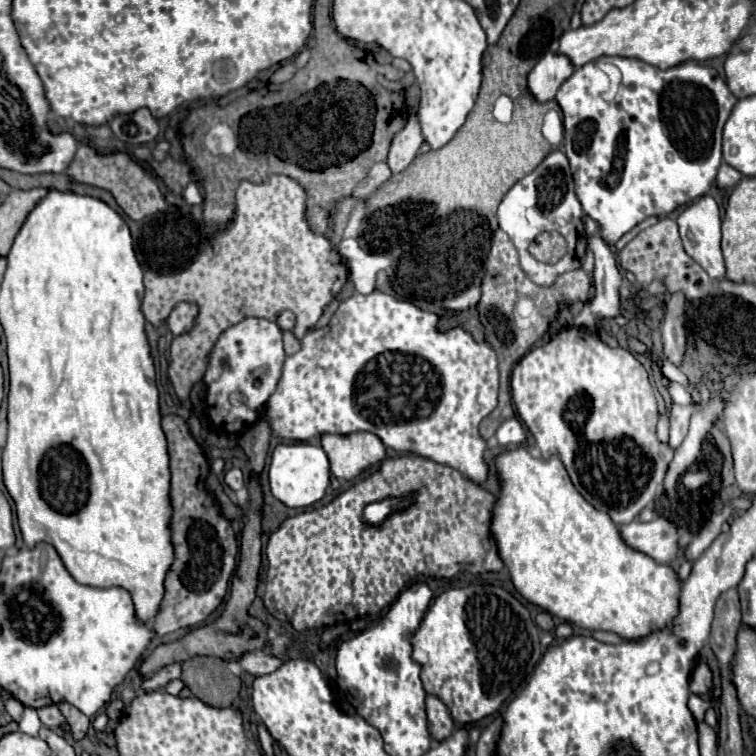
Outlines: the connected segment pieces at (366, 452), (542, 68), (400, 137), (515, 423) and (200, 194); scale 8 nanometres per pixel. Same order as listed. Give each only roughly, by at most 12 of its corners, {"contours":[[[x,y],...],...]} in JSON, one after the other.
{"contours":[[[374,433],[322,435],[336,479],[350,481],[384,459]],[[548,51],[528,75],[536,101],[554,101],[574,73],[566,55]],[[418,117],[392,143],[388,165],[392,173],[404,171],[422,145]],[[516,417],[506,419],[496,429],[502,447],[520,445],[526,439]],[[198,183],[184,189],[184,199],[194,205],[204,201],[204,189]]]}

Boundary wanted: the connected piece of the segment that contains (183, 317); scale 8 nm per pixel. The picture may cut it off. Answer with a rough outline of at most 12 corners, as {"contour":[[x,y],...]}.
{"contour":[[178,303],[170,315],[174,335],[196,325],[198,307]]}

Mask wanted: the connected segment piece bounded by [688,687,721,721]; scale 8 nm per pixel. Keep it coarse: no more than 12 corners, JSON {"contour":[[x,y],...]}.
{"contour":[[713,687],[707,698],[690,695],[688,707],[696,721],[704,719],[706,709],[721,696],[721,689]]}

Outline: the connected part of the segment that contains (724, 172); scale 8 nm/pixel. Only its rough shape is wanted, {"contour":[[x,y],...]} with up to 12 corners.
{"contour":[[722,163],[716,181],[720,187],[734,187],[740,171]]}

